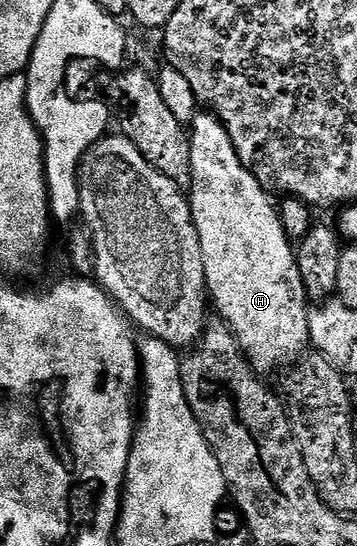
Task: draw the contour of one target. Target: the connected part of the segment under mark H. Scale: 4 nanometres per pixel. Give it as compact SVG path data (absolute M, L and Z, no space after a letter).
M214 114L197 115L190 125L190 162L192 163L192 187L190 203L192 220L196 223L202 246L204 283L211 303L220 311L219 319L231 328L240 349L257 373L276 372L287 369L305 355L309 347L308 314L304 283L296 265L296 253L290 237L284 230L277 205L271 204L269 193L242 166L230 142L230 134Z

